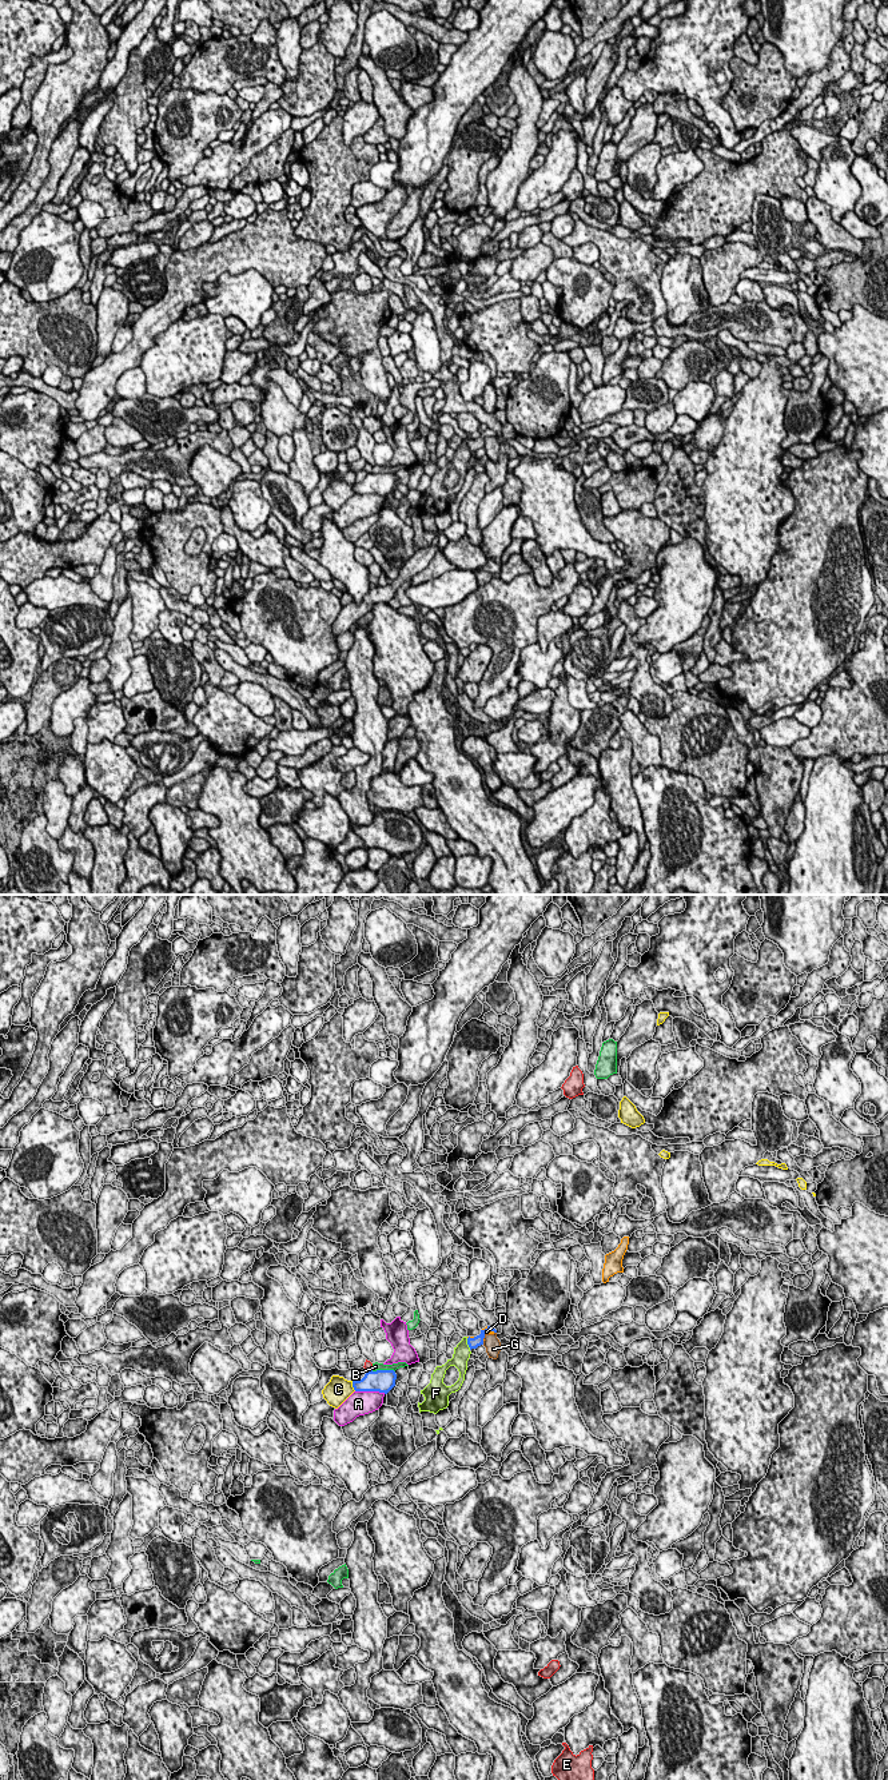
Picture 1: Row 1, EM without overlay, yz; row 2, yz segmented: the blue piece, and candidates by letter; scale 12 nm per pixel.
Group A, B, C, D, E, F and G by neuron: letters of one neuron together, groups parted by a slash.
A / B / C / D / E / F / G

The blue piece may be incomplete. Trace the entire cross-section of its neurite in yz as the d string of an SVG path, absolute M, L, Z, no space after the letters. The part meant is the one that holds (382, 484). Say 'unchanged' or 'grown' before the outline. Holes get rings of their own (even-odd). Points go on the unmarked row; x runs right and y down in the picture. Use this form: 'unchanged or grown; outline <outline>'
unchanged; outline M394 473L367 474L359 483L353 483L355 494L379 494L387 497L395 489L397 477Z

